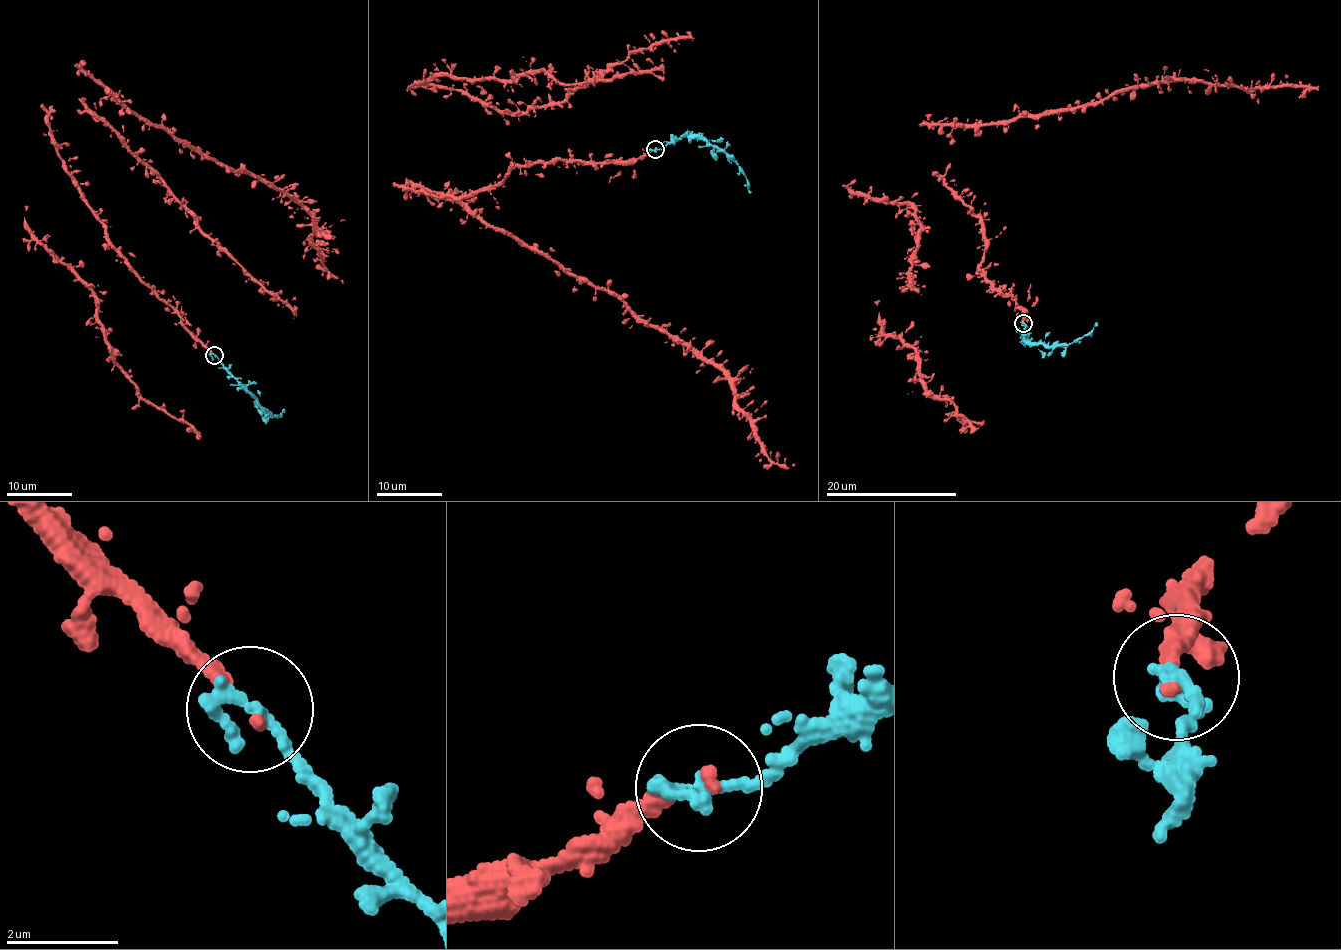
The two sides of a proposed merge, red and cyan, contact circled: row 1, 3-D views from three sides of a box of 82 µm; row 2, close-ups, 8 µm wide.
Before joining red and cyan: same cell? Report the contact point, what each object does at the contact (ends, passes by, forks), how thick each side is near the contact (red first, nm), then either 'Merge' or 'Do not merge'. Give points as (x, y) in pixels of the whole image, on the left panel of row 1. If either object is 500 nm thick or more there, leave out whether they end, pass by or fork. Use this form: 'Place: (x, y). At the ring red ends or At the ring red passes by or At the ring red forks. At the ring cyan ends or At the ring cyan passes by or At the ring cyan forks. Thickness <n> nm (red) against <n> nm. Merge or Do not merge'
Place: (214, 355). At the ring red ends. At the ring cyan passes by. Thickness 200 nm (red) against 240 nm. Merge

